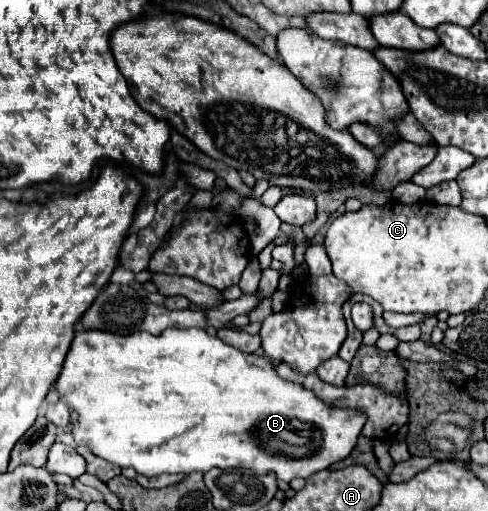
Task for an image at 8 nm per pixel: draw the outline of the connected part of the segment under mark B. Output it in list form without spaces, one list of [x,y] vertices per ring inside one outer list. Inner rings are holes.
[[[77,328],[75,330],[75,338],[71,342],[71,348],[67,352],[63,370],[59,374],[59,378],[53,384],[53,390],[59,394],[59,400],[63,404],[67,404],[69,412],[71,412],[71,424],[73,424],[73,438],[77,444],[87,446],[95,456],[121,466],[121,468],[133,468],[137,470],[137,474],[143,476],[159,476],[163,472],[169,474],[191,474],[191,472],[207,472],[213,466],[229,470],[229,468],[249,468],[257,474],[267,474],[267,472],[275,472],[279,480],[291,482],[293,478],[309,478],[311,474],[325,470],[329,464],[343,460],[347,454],[351,454],[361,428],[365,424],[365,416],[359,412],[351,412],[351,410],[333,410],[329,406],[325,406],[319,398],[313,396],[313,392],[301,388],[299,384],[287,382],[283,378],[279,378],[273,370],[273,364],[267,358],[255,356],[255,354],[243,354],[237,348],[221,342],[217,336],[209,334],[207,330],[199,330],[199,328],[191,328],[191,330],[179,330],[179,328],[169,328],[159,336],[147,334],[147,332],[133,332],[127,336],[121,334],[113,334],[113,332],[103,332],[103,330],[85,330],[85,328]],[[291,438],[297,438],[297,442],[301,444],[289,444]]]

